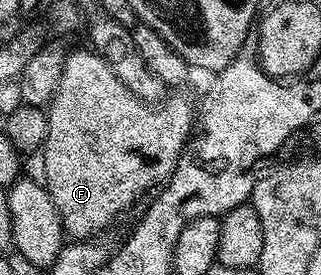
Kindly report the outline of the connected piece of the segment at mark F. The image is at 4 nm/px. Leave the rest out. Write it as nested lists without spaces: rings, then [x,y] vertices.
[[[94,50],[68,54],[57,93],[46,108],[49,133],[41,152],[42,182],[72,240],[87,241],[103,231],[126,207],[131,207],[150,187],[158,188],[175,172],[183,147],[191,135],[196,112],[183,99],[168,97],[156,104],[138,99],[109,69]]]

